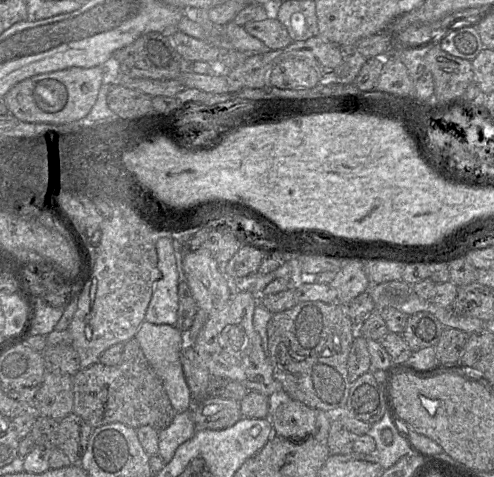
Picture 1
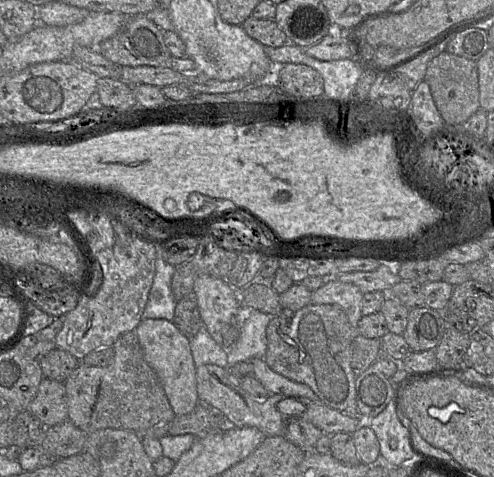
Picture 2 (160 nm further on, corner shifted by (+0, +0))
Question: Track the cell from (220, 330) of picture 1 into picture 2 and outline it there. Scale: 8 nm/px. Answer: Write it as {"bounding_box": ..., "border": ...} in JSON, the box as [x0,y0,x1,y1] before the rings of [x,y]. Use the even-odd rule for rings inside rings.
{"bounding_box":[249,358,320,403],"border":[[[255,358],[249,361],[254,367],[254,377],[260,381],[271,395],[305,397],[314,403],[320,403],[319,398],[310,387],[274,372],[263,358]]]}

